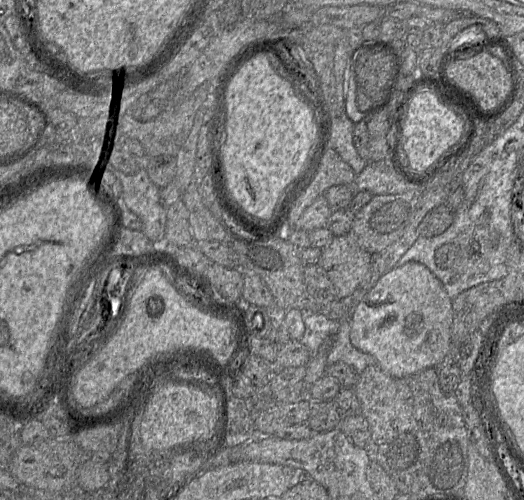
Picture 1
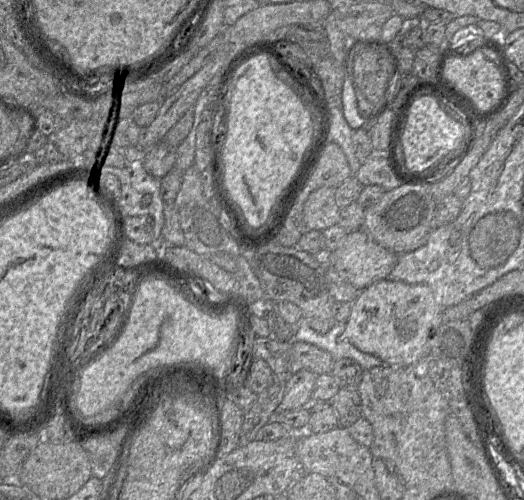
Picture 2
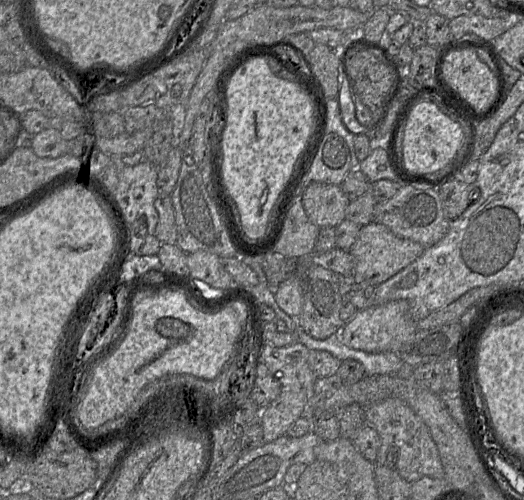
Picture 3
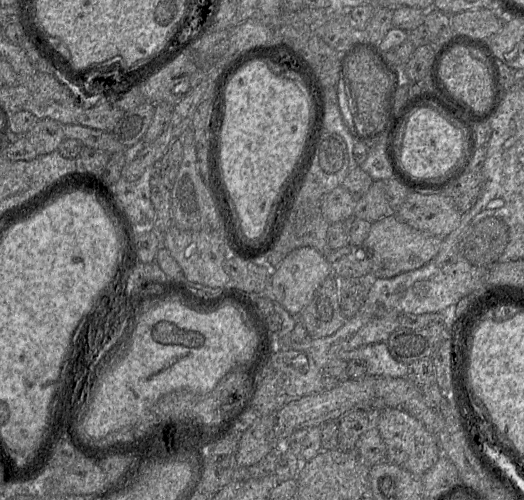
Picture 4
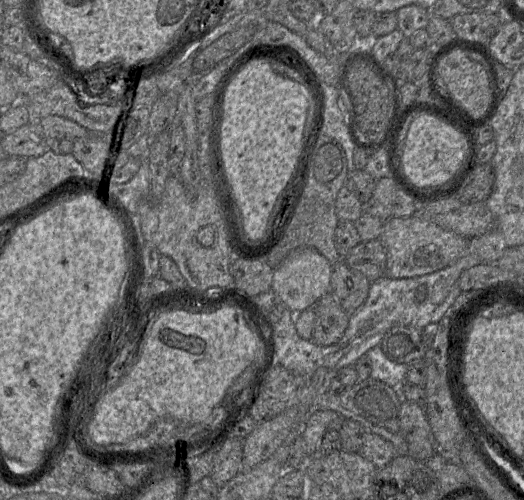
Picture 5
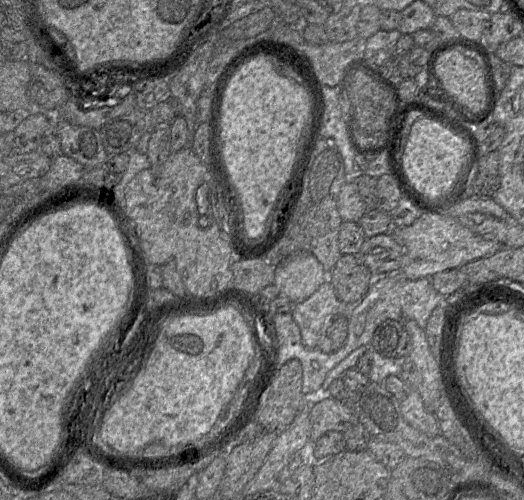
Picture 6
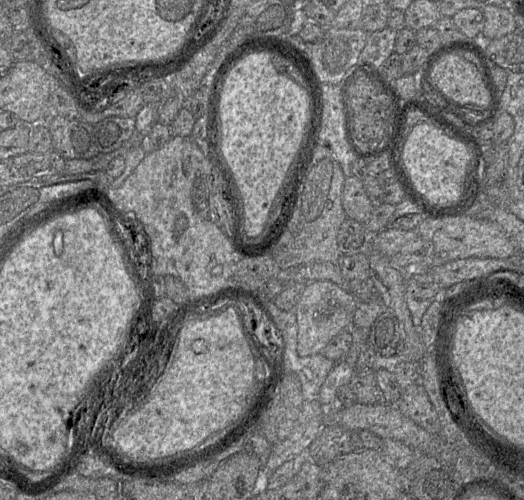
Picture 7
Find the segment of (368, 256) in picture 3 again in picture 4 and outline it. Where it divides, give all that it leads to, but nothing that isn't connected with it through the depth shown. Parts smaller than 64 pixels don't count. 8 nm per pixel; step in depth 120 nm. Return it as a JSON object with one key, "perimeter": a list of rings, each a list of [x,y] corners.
{"perimeter":[[[390,213],[372,223],[363,245],[356,246],[365,246],[371,255],[371,277],[391,278],[429,263],[438,253],[443,238],[417,230]]]}

